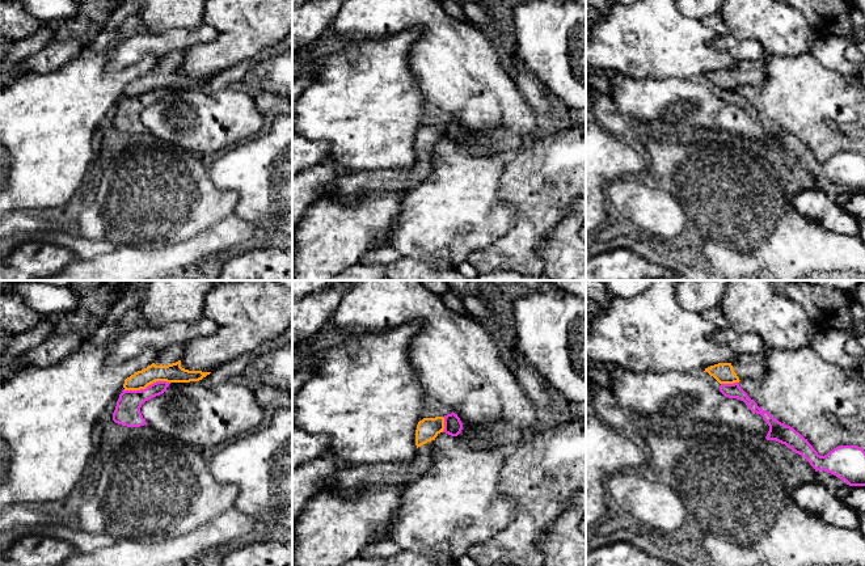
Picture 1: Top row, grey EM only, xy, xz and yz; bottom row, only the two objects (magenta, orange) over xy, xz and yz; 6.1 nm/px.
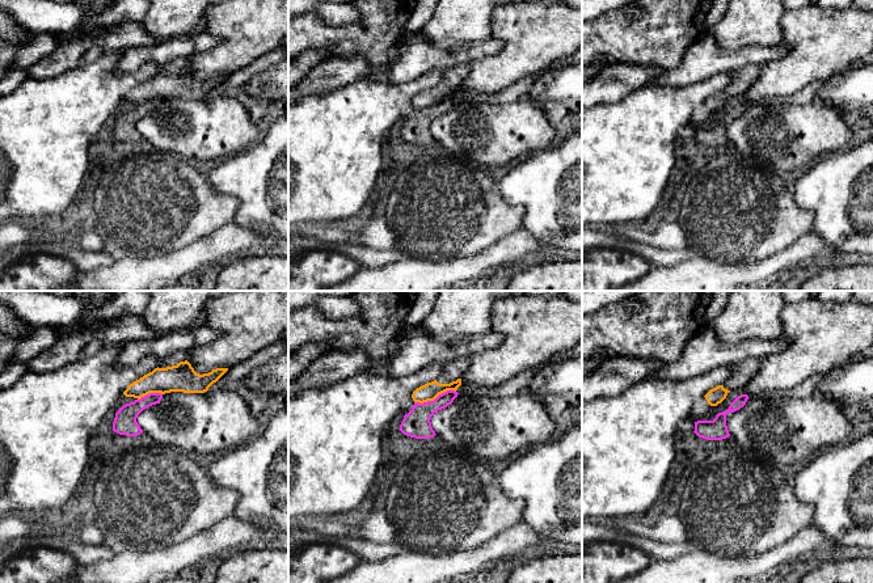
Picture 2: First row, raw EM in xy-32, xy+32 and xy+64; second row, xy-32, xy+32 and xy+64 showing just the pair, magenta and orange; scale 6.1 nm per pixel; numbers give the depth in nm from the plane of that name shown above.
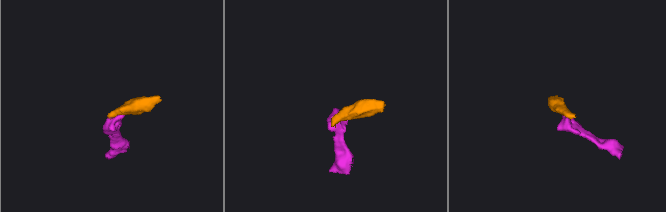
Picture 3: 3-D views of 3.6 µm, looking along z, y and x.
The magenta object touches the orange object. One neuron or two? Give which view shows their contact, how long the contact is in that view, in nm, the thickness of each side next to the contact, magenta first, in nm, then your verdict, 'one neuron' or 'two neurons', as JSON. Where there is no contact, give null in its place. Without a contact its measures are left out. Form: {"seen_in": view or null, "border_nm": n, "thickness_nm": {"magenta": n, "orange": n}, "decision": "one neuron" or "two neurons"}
{"seen_in": "xy", "border_nm": 300, "thickness_nm": {"magenta": 160, "orange": 120}, "decision": "two neurons"}

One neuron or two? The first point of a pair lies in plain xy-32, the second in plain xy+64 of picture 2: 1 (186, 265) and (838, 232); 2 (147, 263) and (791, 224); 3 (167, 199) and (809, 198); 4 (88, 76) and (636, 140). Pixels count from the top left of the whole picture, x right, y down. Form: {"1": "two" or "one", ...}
{"1": "two", "2": "two", "3": "two", "4": "one"}

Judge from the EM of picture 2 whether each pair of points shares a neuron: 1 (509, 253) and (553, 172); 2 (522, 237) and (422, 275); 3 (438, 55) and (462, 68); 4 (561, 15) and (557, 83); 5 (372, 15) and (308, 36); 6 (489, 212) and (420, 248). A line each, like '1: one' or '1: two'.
1: two
2: one
3: two
4: two
5: one
6: one

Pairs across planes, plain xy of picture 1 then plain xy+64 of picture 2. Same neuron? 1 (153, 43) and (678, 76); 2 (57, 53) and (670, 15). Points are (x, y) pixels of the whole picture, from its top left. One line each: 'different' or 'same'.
1: same
2: different

